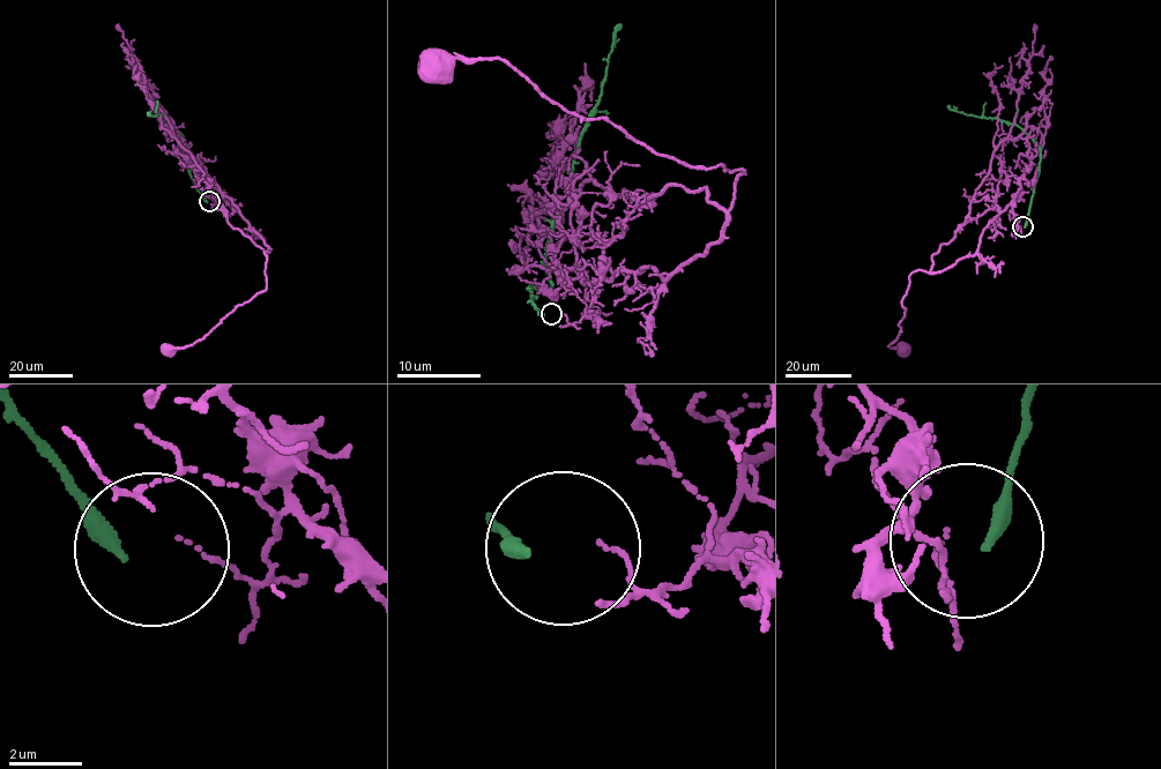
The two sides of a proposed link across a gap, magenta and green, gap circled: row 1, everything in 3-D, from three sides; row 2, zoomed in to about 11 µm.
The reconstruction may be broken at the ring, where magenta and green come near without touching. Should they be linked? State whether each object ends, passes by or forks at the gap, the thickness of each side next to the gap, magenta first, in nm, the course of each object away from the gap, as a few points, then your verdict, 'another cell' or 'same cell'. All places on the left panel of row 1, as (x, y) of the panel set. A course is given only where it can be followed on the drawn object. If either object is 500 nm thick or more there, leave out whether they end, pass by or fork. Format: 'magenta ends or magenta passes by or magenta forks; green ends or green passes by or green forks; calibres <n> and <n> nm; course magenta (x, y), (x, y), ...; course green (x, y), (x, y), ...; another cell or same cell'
magenta ends; green ends; calibres 90 and 320 nm; course magenta (211, 201), (218, 204), (221, 193), (213, 183), (263, 239), (266, 288), (201, 338), (169, 350); course green (207, 202), (184, 158), (181, 133), (166, 121), (164, 114), (154, 117), (148, 112); another cell

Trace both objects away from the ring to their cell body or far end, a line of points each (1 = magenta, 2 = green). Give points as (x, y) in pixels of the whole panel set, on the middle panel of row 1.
1: (560, 313), (592, 315), (620, 269), (706, 255), (743, 171), (583, 120), (501, 59), (437, 67)
2: (544, 313), (530, 289), (552, 288), (546, 267), (551, 228), (568, 196), (580, 135), (598, 102), (620, 24)

